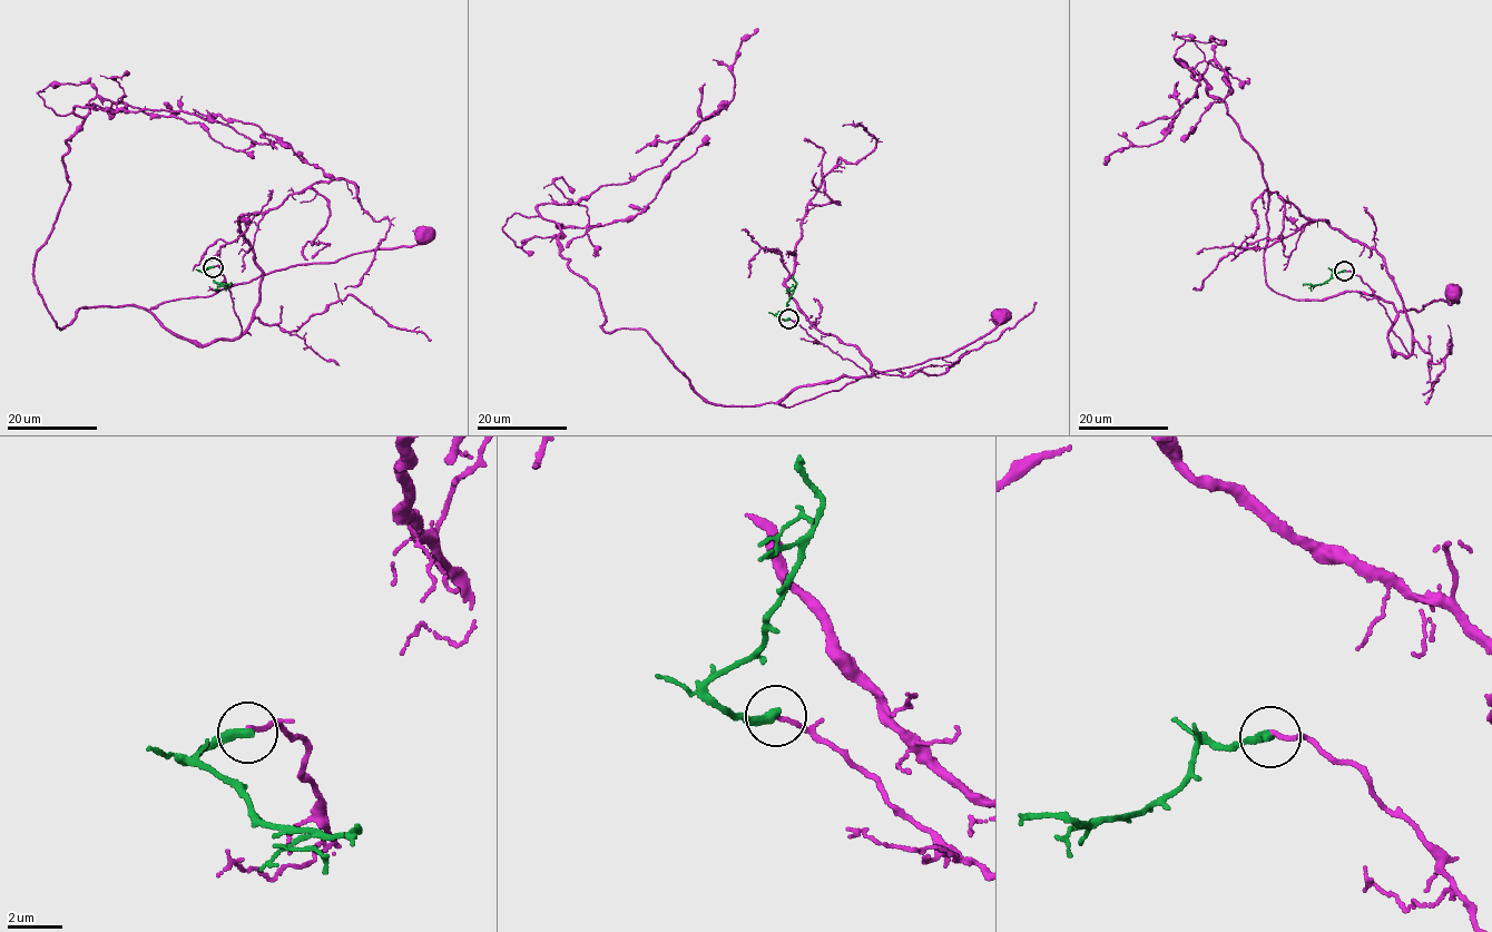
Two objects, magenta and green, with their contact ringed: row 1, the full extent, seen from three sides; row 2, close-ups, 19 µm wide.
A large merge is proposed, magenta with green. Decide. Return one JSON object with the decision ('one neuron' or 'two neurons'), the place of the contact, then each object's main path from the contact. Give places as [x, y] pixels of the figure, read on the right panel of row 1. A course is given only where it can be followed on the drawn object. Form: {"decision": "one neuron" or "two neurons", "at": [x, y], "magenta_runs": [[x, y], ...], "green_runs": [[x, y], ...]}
{"decision": "two neurons", "at": [1344, 271], "magenta_runs": [[1344, 271], [1384, 307], [1407, 353], [1394, 355], [1386, 340], [1400, 312], [1460, 302], [1450, 294]], "green_runs": [[1344, 271], [1334, 272], [1324, 283], [1303, 284]]}

